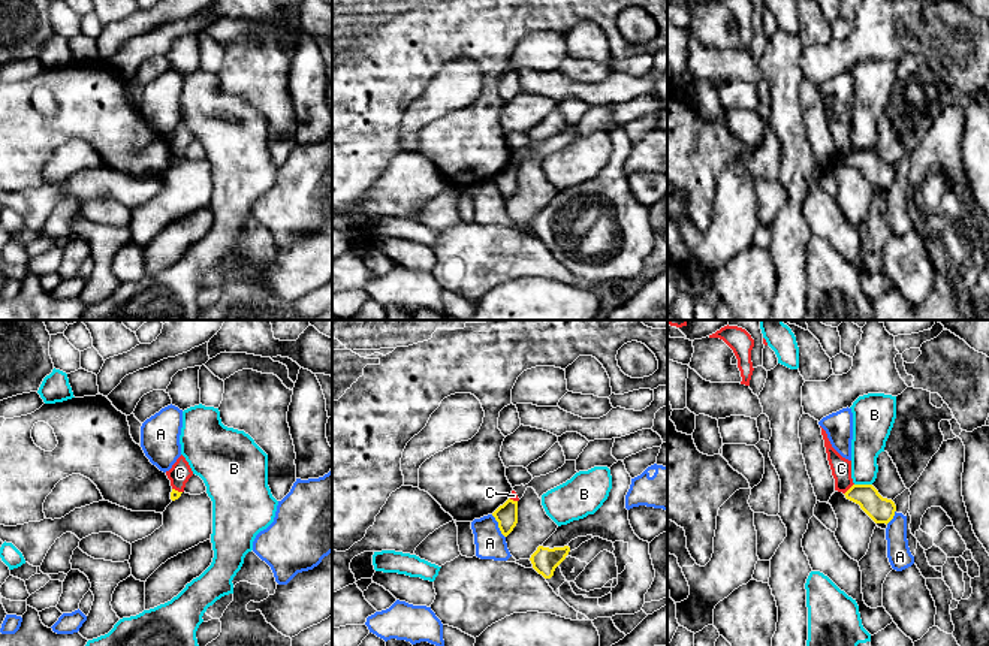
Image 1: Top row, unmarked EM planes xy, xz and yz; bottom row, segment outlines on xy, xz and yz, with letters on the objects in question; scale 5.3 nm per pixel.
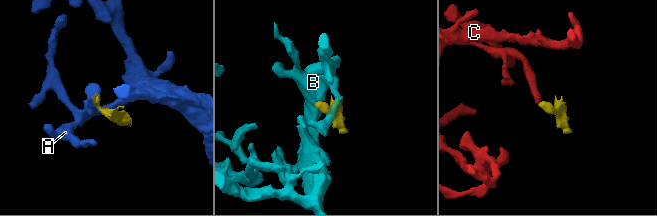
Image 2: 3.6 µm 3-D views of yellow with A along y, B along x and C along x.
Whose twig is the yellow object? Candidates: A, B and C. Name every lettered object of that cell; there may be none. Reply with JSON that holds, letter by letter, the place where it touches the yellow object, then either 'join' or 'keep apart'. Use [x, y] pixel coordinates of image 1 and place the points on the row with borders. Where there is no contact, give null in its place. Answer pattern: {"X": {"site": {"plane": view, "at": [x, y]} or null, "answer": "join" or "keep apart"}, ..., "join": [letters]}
{"A": {"site": {"plane": "xz", "at": [498, 527]}, "answer": "keep apart"}, "B": {"site": {"plane": "yz", "at": [864, 485]}, "answer": "keep apart"}, "C": {"site": {"plane": "yz", "at": [849, 489]}, "answer": "keep apart"}, "join": []}

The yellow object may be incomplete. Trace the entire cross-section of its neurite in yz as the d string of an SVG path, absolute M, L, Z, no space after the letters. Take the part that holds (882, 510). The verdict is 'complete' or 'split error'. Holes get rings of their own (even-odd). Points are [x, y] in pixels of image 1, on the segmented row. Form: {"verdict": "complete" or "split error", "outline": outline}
{"verdict": "complete", "outline": "M853 484L844 495L859 504L875 523L887 525L895 516L895 502L883 498L872 484Z"}

